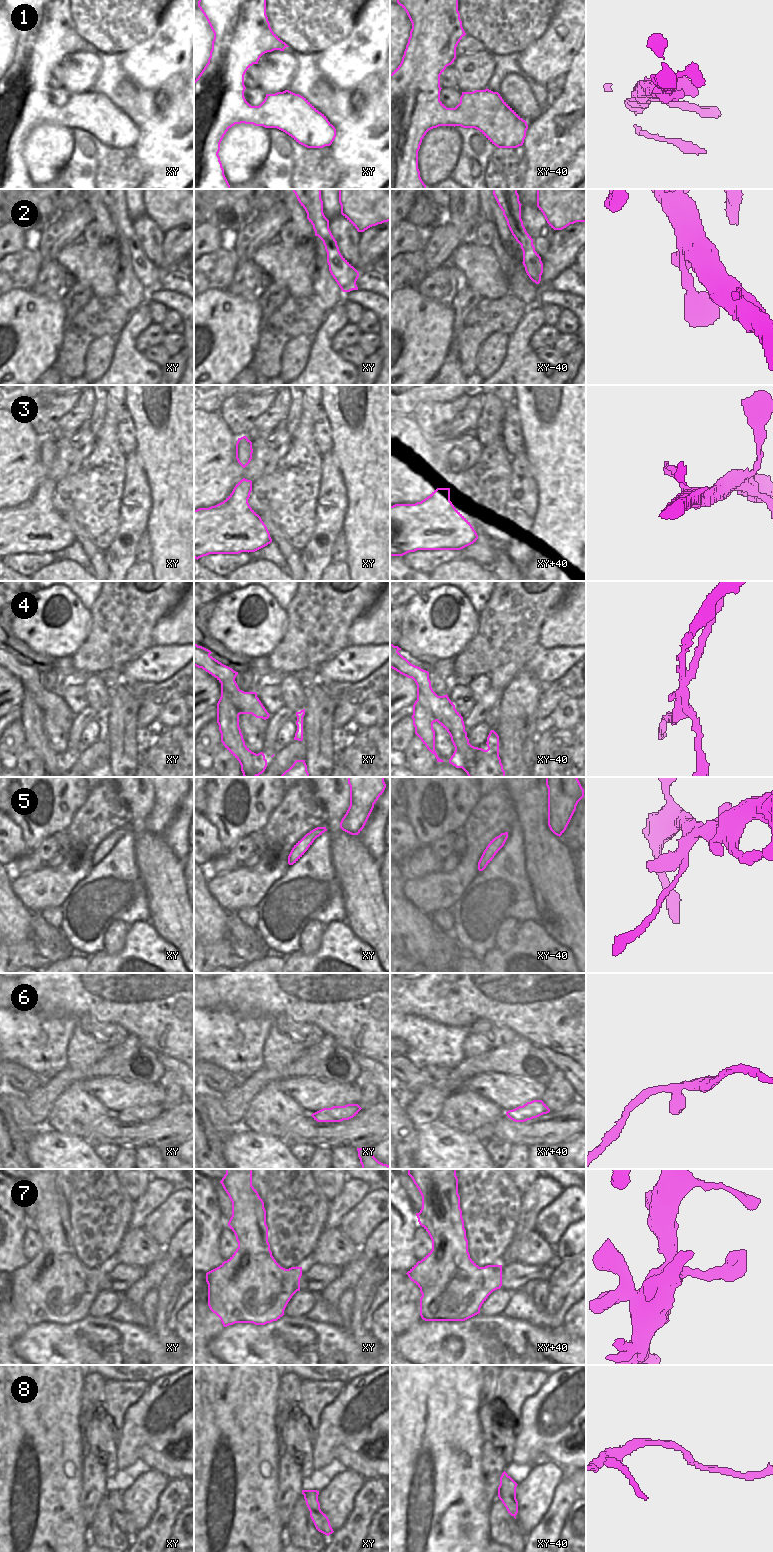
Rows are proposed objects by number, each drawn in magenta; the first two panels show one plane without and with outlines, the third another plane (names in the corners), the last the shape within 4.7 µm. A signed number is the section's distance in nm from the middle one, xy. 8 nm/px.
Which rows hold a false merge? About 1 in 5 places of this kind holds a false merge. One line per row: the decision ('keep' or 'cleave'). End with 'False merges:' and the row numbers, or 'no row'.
1: keep
2: keep
3: keep
4: cleave
5: cleave
6: keep
7: keep
8: keep
False merges: 4, 5

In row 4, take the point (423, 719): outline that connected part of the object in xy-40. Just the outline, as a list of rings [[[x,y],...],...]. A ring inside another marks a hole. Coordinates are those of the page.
[[[417,694],[417,700],[413,705],[413,725],[415,734],[421,739],[427,749],[435,755],[437,762],[444,762],[435,751],[435,731],[433,723],[436,722],[429,705],[429,701],[422,694]]]

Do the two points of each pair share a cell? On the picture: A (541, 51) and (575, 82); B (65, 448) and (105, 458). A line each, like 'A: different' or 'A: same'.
A: different
B: different

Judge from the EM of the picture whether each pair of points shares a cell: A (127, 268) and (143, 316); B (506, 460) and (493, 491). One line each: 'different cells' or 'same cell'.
A: different cells
B: same cell

